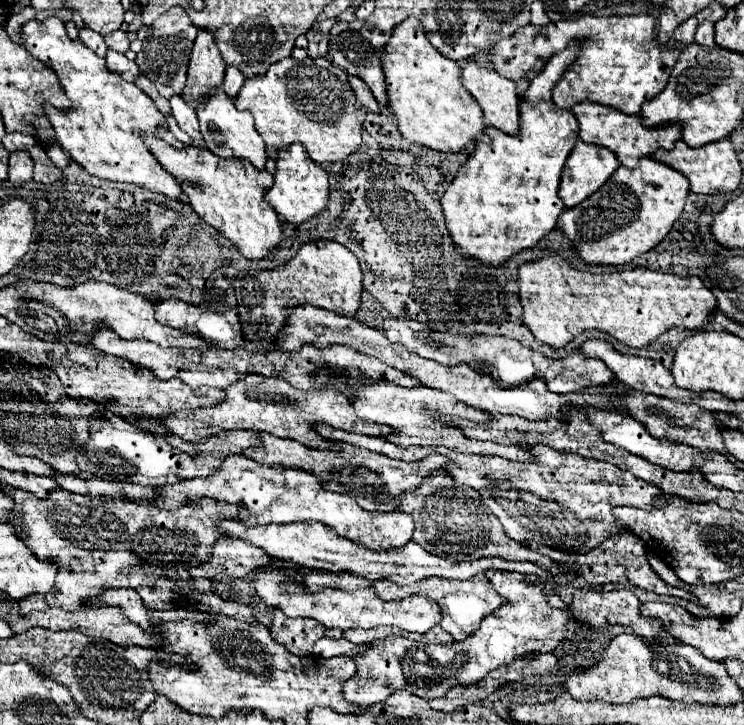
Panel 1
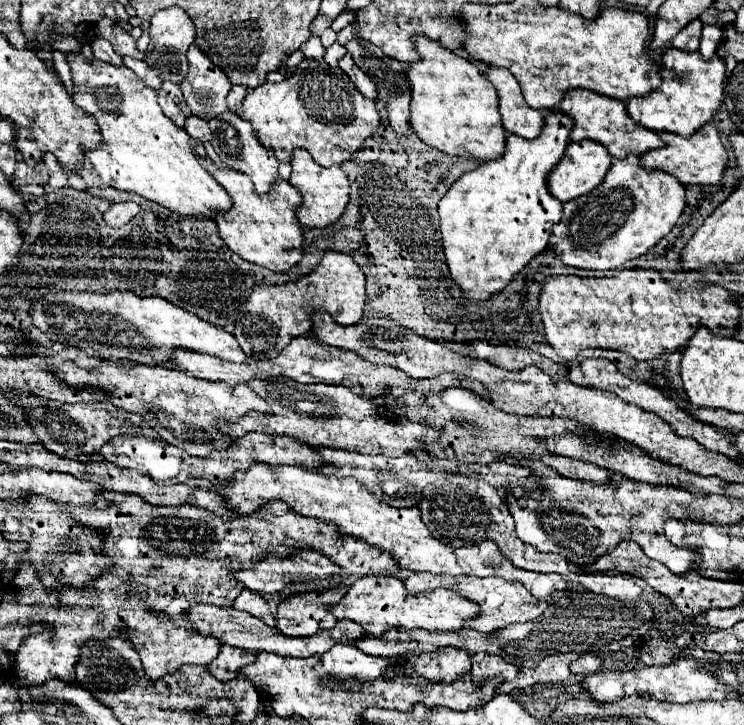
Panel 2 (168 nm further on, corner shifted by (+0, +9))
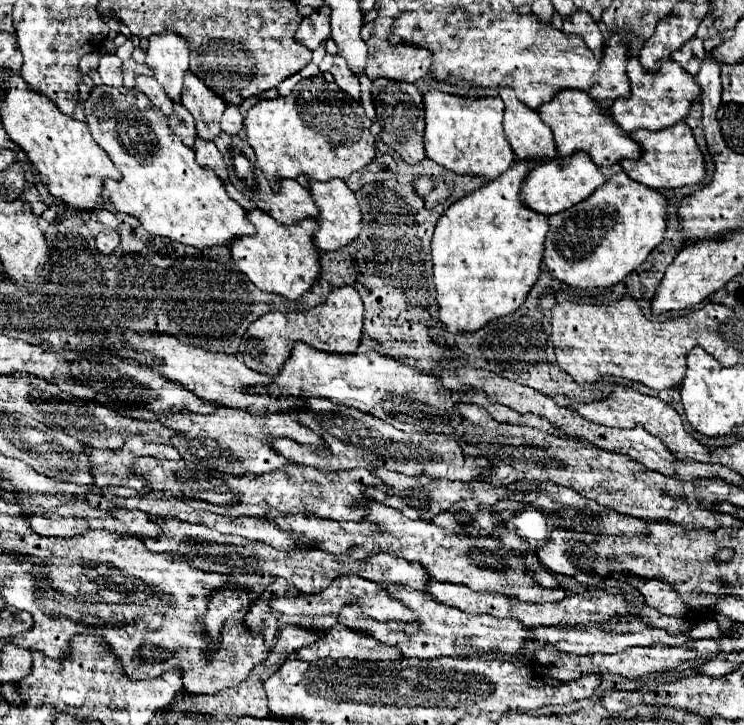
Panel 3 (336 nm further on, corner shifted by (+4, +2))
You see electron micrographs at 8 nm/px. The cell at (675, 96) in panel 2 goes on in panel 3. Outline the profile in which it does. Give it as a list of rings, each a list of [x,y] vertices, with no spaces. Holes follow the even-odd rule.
[[[631,56],[629,66],[627,66],[627,76],[629,76],[629,84],[631,84],[629,98],[617,98],[611,106],[613,122],[623,132],[633,132],[633,130],[639,130],[639,128],[663,130],[663,128],[673,126],[675,122],[679,122],[687,116],[693,100],[697,100],[697,96],[701,92],[699,86],[695,84],[695,78],[691,74],[687,74],[673,60],[665,62],[659,72],[647,72],[639,64],[637,56]]]

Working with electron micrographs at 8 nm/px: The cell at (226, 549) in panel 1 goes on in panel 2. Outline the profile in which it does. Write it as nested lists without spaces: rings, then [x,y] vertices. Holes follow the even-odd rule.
[[[295,551],[289,559],[273,559],[273,555],[269,555],[269,559],[259,559],[257,563],[251,563],[251,567],[245,571],[235,571],[235,579],[255,593],[279,593],[283,591],[285,583],[293,579],[329,579],[333,575],[345,573],[331,559],[317,551]]]

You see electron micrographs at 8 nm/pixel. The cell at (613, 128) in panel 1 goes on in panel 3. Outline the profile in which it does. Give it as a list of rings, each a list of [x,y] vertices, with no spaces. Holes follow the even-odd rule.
[[[573,88],[559,90],[555,98],[551,98],[547,104],[541,104],[537,112],[541,120],[547,126],[551,126],[555,134],[559,156],[587,152],[597,166],[611,166],[611,164],[617,164],[619,160],[641,156],[641,146],[637,146],[637,142],[633,142],[621,128],[617,128],[615,122],[611,122],[611,118],[603,114],[597,102],[581,90],[573,90]]]

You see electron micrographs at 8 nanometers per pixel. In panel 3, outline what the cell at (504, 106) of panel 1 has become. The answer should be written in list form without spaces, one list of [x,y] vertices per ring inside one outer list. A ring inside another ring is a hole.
[[[501,88],[499,96],[505,102],[505,138],[519,156],[517,160],[533,158],[533,162],[547,162],[549,158],[557,158],[553,132],[541,122],[539,114],[519,102],[511,88]]]

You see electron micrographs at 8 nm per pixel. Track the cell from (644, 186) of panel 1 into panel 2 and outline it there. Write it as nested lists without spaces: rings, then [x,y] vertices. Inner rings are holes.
[[[629,155],[621,161],[615,159],[599,187],[595,187],[587,195],[563,203],[563,217],[553,227],[549,239],[551,249],[561,257],[565,265],[571,267],[583,267],[583,269],[621,267],[625,261],[647,253],[657,241],[661,241],[675,227],[679,215],[683,213],[683,207],[685,207],[685,187],[679,183],[679,179],[673,179],[673,175],[663,171],[649,171],[641,167],[637,155]]]

